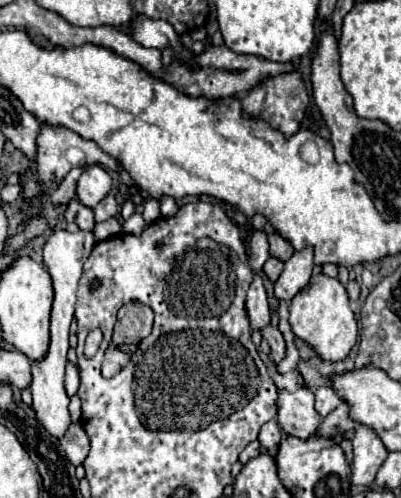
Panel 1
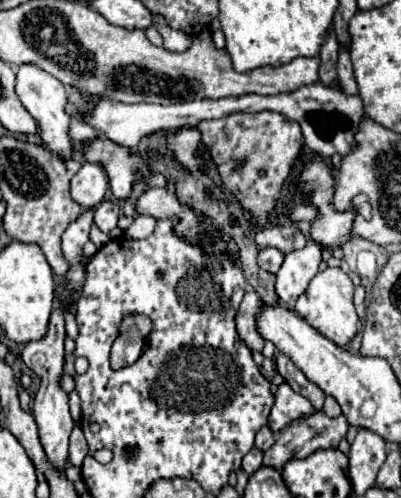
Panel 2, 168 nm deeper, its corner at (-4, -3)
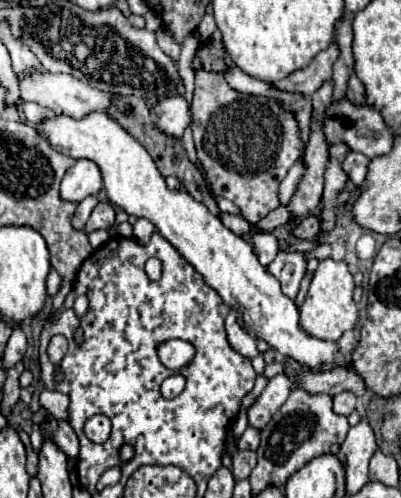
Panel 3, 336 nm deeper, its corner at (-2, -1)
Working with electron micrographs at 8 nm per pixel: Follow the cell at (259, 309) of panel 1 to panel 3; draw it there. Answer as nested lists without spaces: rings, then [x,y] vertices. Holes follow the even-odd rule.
[[[231,310],[225,318],[225,330],[227,330],[227,338],[229,338],[229,344],[233,350],[237,350],[241,356],[245,358],[255,358],[259,356],[259,350],[257,350],[257,344],[255,344],[255,338],[249,336],[237,322],[237,310]]]

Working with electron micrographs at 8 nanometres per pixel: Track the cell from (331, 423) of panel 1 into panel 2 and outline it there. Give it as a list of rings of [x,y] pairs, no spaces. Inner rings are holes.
[[[315,412],[281,430],[275,444],[265,452],[263,464],[281,470],[287,460],[305,458],[319,448],[337,448],[347,430],[349,424],[343,416],[329,418],[323,412]]]

